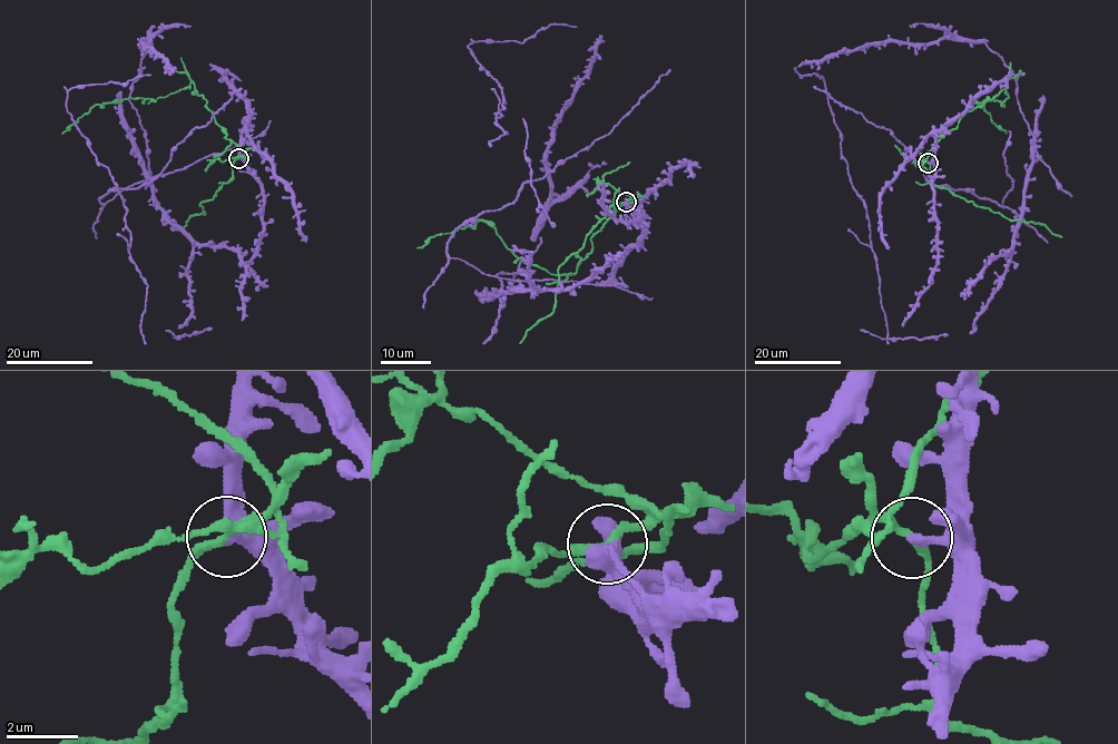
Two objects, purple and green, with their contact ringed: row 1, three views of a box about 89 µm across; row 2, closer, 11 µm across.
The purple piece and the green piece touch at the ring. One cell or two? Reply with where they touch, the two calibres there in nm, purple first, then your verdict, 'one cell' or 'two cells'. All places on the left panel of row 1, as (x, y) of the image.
at (238, 158); 260 nm thick on the purple side, 240 nm on the other; two cells

